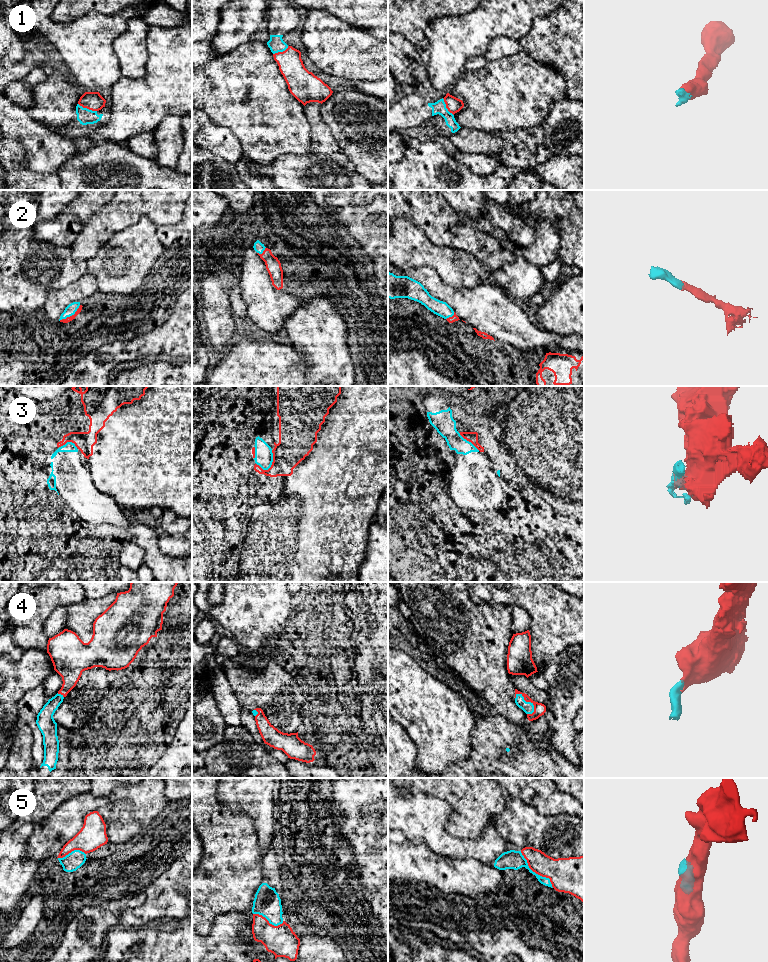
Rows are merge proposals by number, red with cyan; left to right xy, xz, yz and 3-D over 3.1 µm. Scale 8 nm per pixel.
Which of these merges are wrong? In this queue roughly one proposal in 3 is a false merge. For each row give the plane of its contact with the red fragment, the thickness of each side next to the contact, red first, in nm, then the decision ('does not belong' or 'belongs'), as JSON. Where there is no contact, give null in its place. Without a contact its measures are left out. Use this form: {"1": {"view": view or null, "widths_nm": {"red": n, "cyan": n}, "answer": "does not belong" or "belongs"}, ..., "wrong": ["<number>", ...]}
{"1": {"view": "xy", "widths_nm": {"red": 150, "cyan": 130}, "answer": "belongs"}, "2": {"view": "xy", "widths_nm": {"red": 50, "cyan": 90}, "answer": "belongs"}, "3": {"view": "xz", "widths_nm": {"red": 280, "cyan": 140}, "answer": "does not belong"}, "4": {"view": "yz", "widths_nm": {"red": 100, "cyan": 90}, "answer": "belongs"}, "5": {"view": "yz", "widths_nm": {"red": 280, "cyan": 150}, "answer": "does not belong"}, "wrong": ["3", "5"]}

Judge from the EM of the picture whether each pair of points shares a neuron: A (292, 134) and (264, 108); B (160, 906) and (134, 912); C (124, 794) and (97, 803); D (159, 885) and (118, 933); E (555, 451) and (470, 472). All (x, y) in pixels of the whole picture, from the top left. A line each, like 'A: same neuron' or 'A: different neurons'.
A: same neuron
B: same neuron
C: different neurons
D: different neurons
E: different neurons

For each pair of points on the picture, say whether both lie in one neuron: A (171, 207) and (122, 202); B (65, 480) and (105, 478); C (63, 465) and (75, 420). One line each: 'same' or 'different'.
A: same
B: different
C: different

